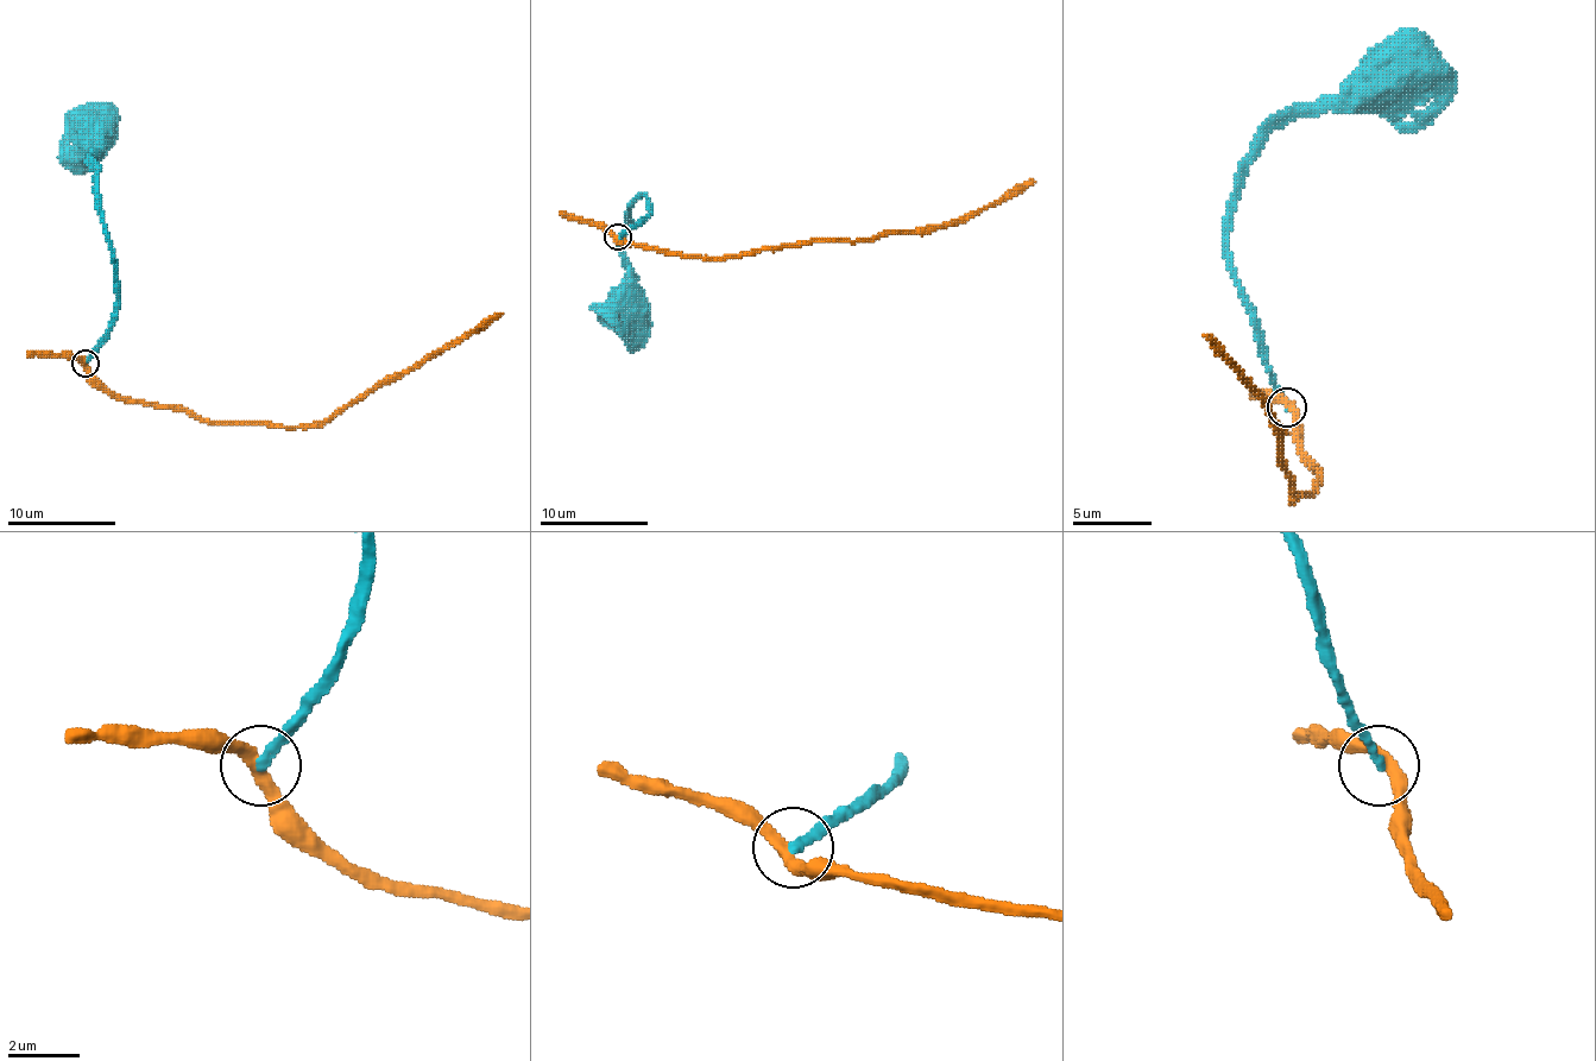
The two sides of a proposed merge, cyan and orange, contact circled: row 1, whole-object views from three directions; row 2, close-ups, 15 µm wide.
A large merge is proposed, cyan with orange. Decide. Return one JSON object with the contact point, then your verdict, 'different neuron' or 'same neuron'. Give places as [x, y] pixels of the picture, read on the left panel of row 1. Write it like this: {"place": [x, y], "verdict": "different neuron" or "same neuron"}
{"place": [84, 362], "verdict": "different neuron"}

